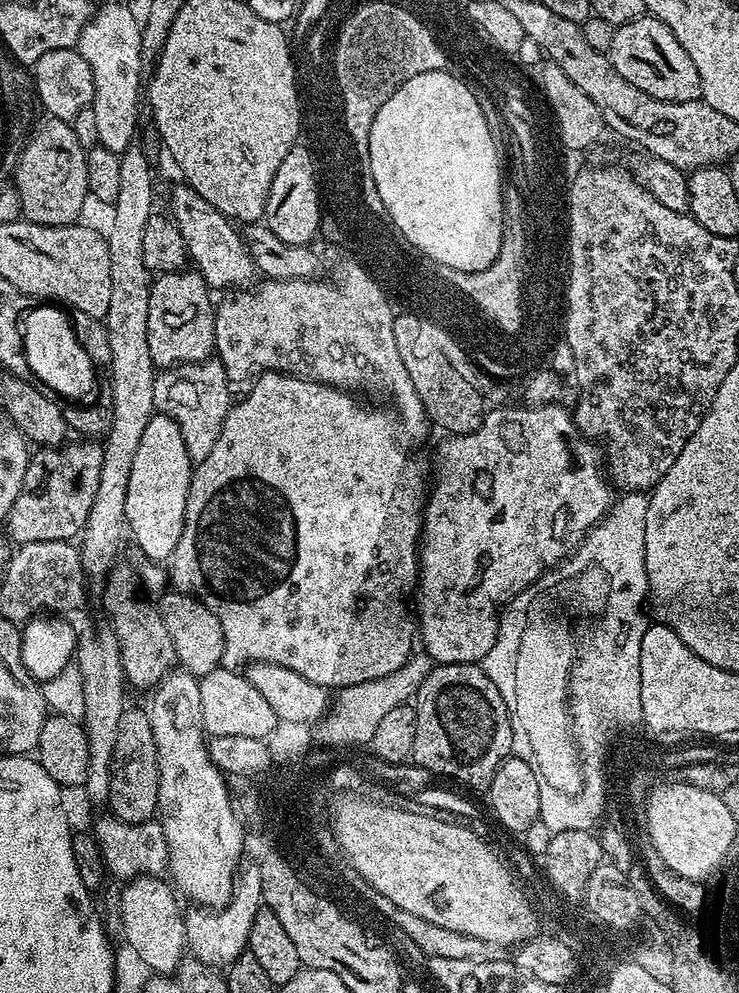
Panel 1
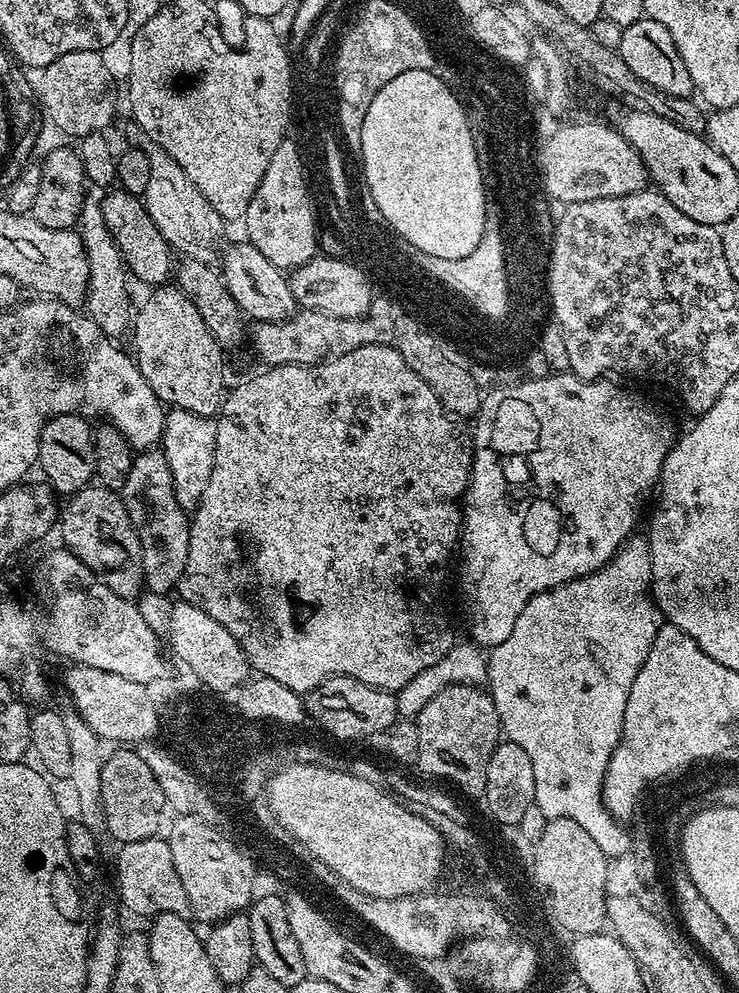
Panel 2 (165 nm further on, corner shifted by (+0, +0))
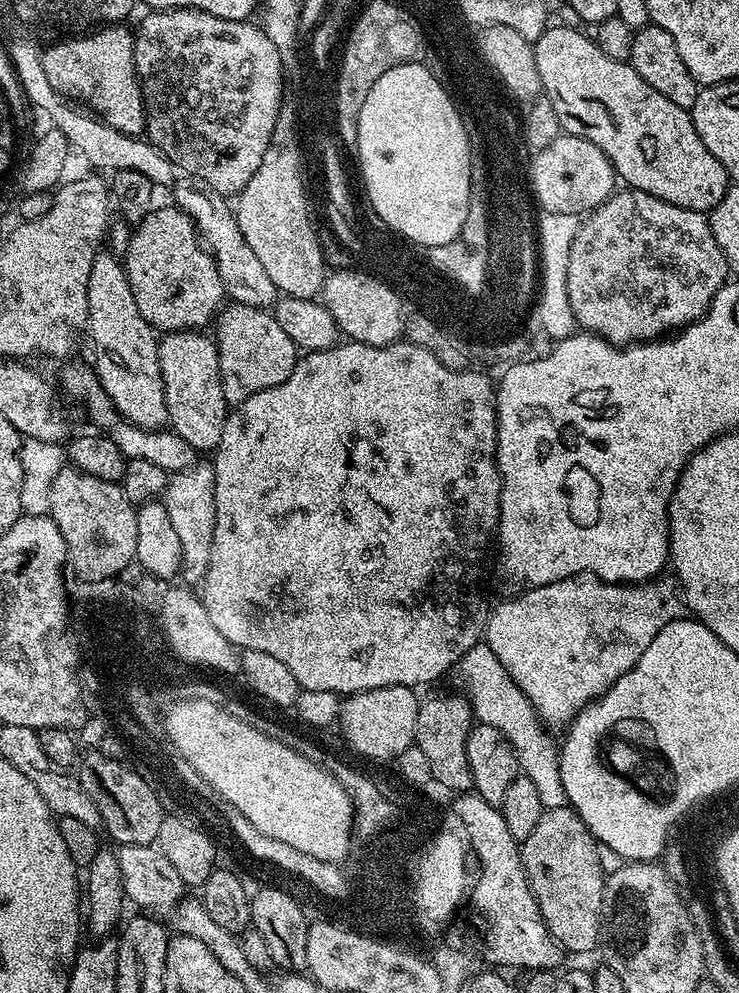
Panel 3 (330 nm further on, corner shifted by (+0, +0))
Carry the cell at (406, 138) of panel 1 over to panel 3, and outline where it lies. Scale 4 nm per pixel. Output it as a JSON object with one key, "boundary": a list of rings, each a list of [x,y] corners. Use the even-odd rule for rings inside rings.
{"boundary":[[[406,63],[402,66],[394,66],[390,70],[386,70],[386,74],[382,74],[382,78],[378,78],[378,82],[374,82],[374,86],[370,86],[370,94],[366,94],[366,102],[362,102],[362,110],[358,114],[358,172],[362,177],[362,187],[366,193],[366,200],[374,203],[385,219],[396,228],[400,228],[400,233],[408,236],[416,236],[420,242],[439,246],[461,239],[463,223],[466,221],[467,203],[469,201],[469,193],[466,189],[466,150],[464,148],[464,136],[458,130],[456,116],[450,115],[451,110],[452,108],[448,108],[446,90],[439,84],[438,78],[426,66]]]}

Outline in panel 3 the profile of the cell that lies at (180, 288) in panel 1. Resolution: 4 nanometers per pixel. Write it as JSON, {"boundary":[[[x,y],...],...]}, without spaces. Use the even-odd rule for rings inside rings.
{"boundary":[[[200,330],[165,332],[157,343],[168,424],[175,435],[181,436],[185,444],[189,444],[200,454],[211,453],[216,449],[222,438],[222,426],[226,426],[230,411],[222,390],[216,341],[211,335],[204,335],[208,334]]]}

